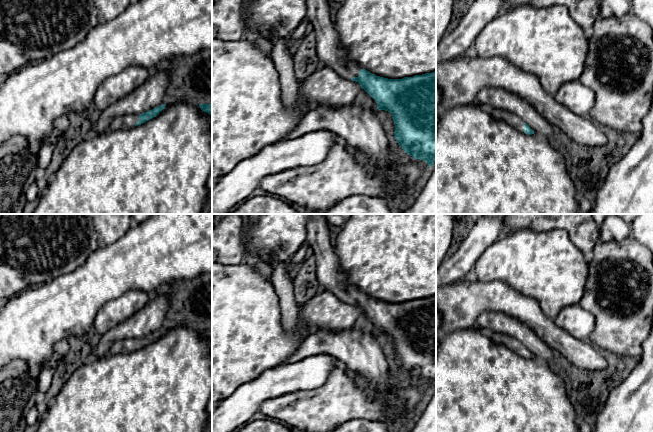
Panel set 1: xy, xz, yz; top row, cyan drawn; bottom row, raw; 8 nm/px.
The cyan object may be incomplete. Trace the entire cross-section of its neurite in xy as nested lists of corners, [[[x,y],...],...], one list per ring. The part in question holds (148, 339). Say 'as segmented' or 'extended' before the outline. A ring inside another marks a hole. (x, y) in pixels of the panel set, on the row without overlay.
extended; [[[163,328],[140,339],[133,338],[116,341],[110,347],[109,355],[125,354],[141,349],[158,339],[165,332],[165,330],[166,328]]]

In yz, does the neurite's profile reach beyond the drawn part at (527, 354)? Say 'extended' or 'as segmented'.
extended

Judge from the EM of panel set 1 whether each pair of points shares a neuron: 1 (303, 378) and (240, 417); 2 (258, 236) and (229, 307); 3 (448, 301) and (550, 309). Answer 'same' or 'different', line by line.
1: same
2: different
3: different

